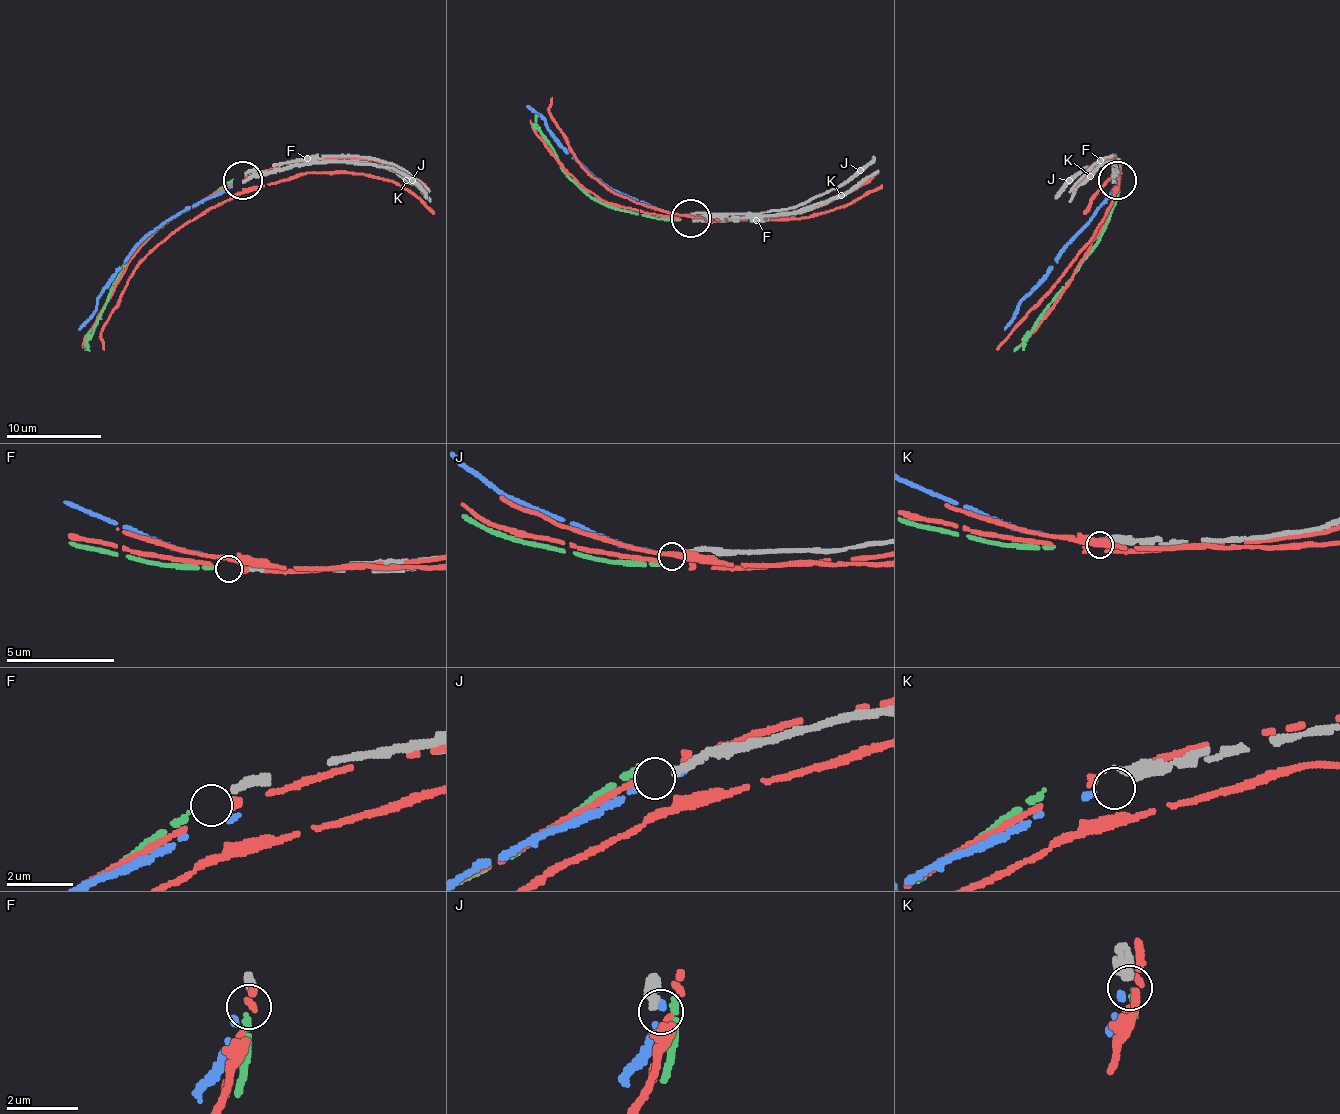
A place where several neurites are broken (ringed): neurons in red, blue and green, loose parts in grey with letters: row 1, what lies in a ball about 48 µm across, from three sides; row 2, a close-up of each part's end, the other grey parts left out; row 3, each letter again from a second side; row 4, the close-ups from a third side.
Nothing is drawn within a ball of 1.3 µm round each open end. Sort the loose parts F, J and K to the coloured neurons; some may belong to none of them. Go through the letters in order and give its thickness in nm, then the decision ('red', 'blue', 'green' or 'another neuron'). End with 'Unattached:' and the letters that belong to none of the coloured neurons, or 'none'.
F: 200 nm | green
J: 240 nm | another neuron
K: 360 nm | blue
Unattached: J

